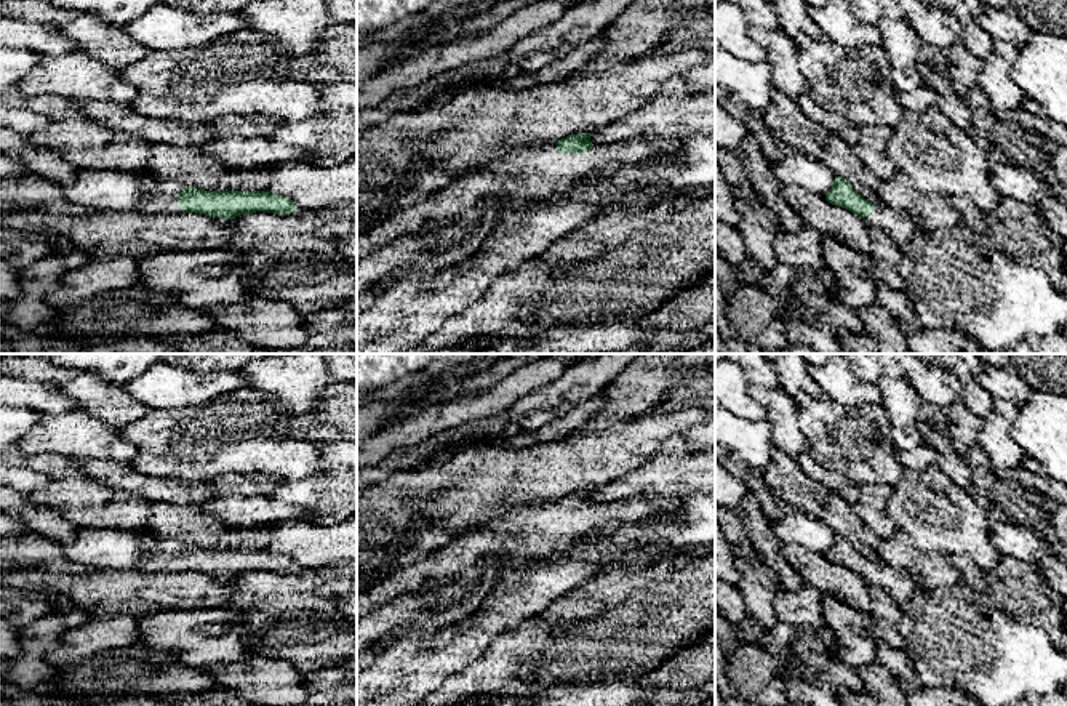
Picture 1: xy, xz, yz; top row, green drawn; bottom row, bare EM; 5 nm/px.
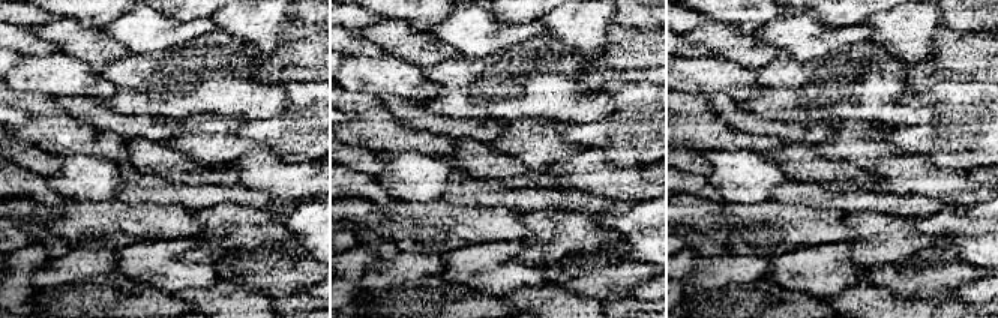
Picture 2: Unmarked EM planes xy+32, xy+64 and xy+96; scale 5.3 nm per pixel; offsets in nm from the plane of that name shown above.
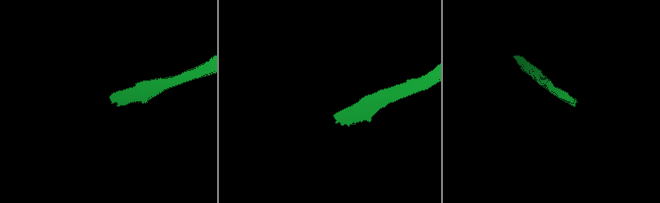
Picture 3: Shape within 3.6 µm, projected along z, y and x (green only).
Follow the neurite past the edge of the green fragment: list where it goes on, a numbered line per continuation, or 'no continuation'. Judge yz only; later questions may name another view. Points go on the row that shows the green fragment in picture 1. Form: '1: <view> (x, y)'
1: yz (899, 226)

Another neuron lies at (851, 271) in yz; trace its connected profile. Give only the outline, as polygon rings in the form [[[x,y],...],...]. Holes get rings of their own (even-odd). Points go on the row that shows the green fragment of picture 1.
[[[822,235],[821,255],[845,306],[861,309],[877,303],[878,283],[870,274],[872,259],[869,255],[861,255],[829,235]]]

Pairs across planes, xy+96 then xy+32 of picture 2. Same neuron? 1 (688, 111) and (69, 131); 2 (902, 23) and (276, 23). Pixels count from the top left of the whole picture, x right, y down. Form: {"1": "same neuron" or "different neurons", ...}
{"1": "same neuron", "2": "same neuron"}

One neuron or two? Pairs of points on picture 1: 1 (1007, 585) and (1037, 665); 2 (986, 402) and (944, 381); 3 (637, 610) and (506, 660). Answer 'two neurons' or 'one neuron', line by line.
1: two neurons
2: two neurons
3: one neuron

